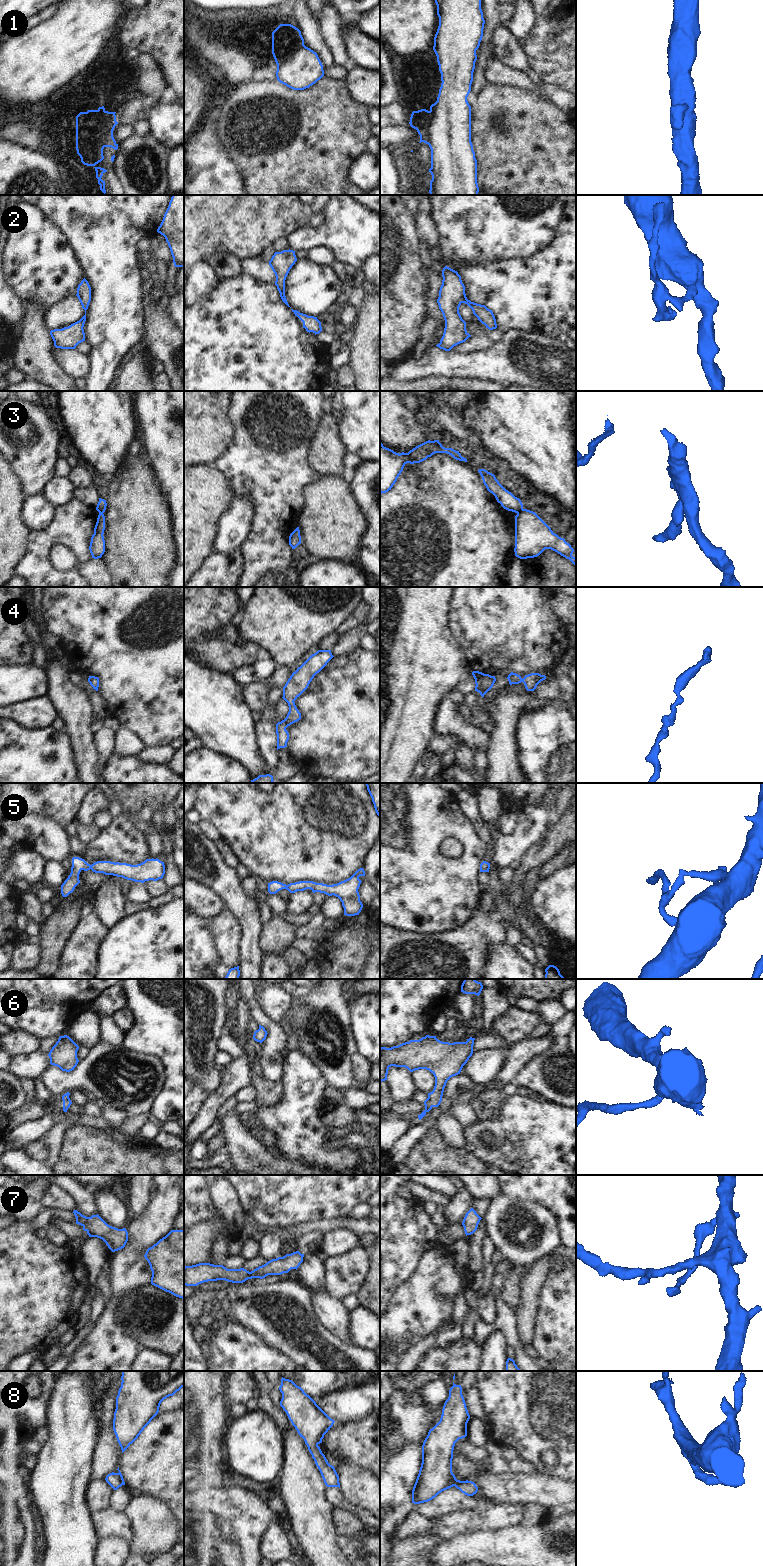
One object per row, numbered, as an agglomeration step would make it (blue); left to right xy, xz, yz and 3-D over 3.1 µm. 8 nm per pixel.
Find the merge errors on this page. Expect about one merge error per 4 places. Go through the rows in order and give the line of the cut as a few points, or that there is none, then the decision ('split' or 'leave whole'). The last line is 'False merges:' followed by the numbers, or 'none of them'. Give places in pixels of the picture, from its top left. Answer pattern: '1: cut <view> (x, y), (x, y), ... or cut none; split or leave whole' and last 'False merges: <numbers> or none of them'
1: cut none; leave whole
2: cut none; leave whole
3: cut yz (523, 509), (517, 513); split
4: cut none; leave whole
5: cut none; leave whole
6: cut none; leave whole
7: cut none; leave whole
8: cut none; leave whole
False merges: 3

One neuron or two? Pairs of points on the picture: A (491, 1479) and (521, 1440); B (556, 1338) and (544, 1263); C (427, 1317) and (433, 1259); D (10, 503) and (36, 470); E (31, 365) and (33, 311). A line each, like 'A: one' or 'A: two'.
A: two
B: two
C: one
D: two
E: one

